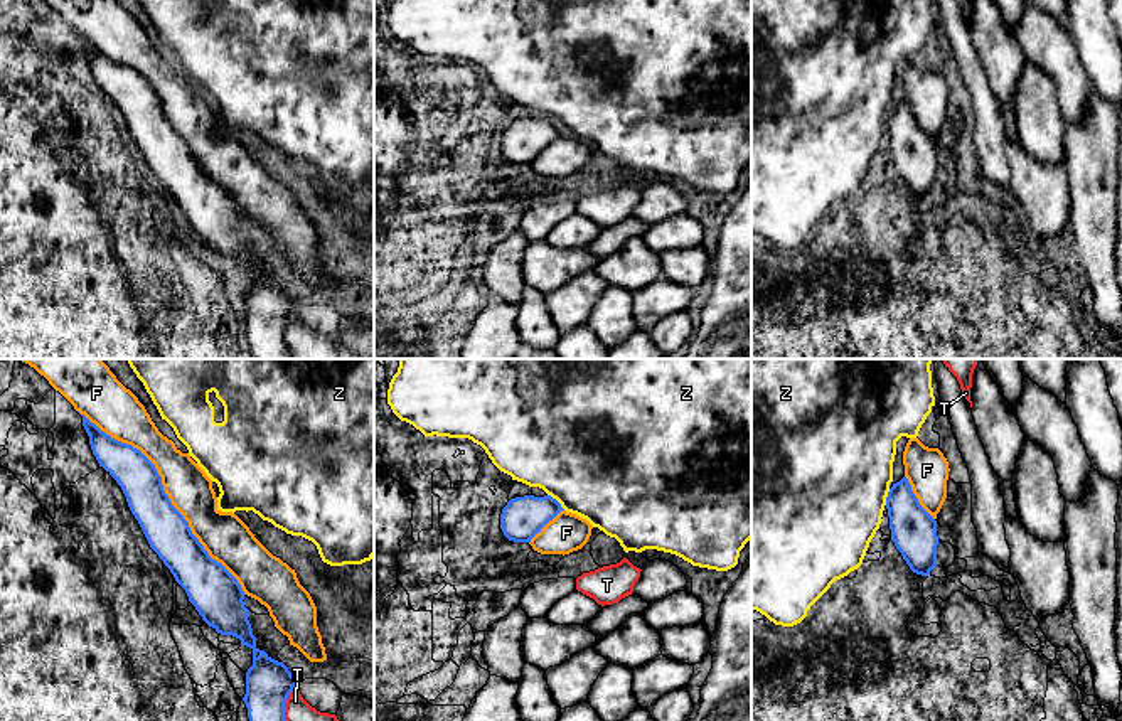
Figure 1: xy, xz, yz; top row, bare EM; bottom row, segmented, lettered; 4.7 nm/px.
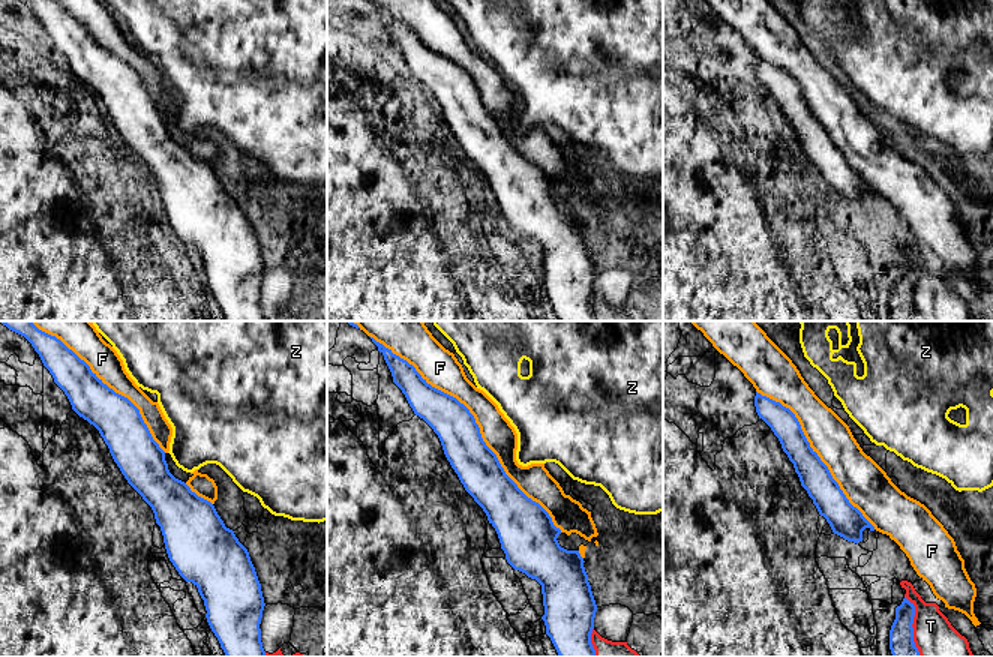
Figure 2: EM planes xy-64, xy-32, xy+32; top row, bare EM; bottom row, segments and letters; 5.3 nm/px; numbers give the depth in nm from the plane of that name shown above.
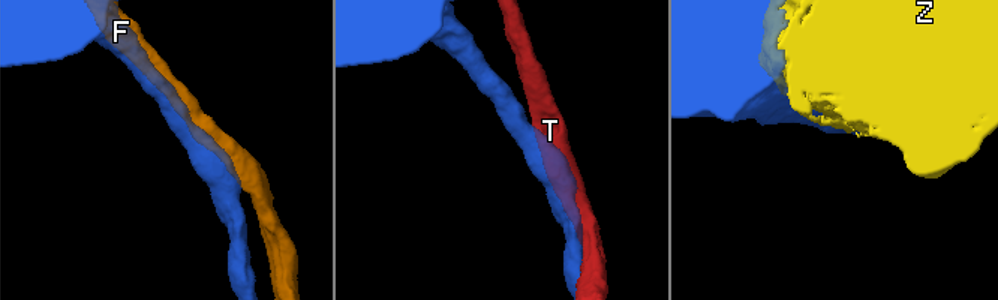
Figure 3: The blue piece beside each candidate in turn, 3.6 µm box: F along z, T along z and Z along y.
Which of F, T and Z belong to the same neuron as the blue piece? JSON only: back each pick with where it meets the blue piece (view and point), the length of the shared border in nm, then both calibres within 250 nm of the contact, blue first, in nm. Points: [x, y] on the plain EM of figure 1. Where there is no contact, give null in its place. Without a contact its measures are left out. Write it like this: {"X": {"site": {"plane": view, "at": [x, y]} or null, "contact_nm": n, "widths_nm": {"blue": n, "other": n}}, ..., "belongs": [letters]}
{"belongs": []}

